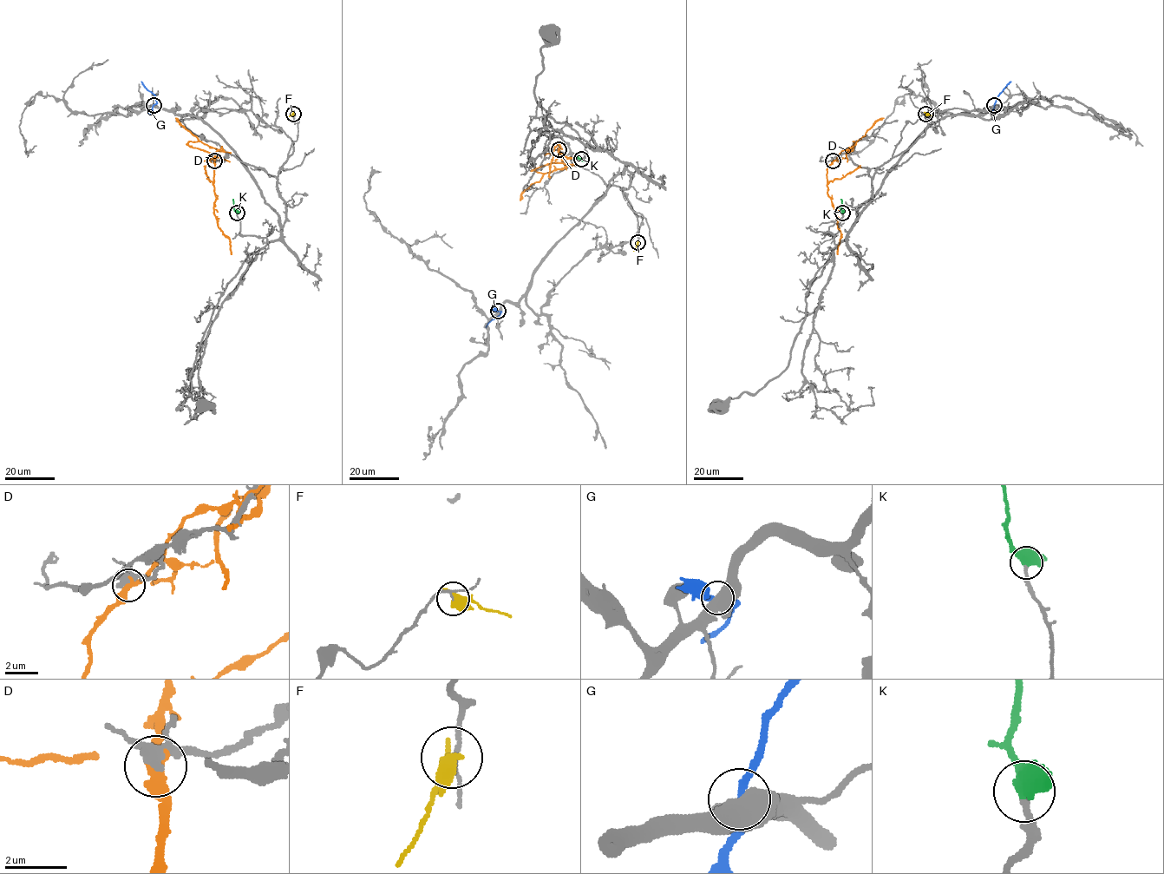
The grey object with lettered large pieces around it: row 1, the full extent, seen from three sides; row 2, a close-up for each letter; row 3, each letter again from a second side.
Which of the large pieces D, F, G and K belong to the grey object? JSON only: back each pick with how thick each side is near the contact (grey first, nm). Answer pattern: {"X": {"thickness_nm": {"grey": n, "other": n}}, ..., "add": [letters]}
{"K": {"thickness_nm": {"grey": 200, "other": 500}}, "add": ["K"]}

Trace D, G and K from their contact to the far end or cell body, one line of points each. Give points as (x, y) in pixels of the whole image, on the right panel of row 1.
D: (833, 161), (841, 151), (850, 151), (857, 141), (853, 141), (846, 152), (846, 161)
G: (994, 105), (997, 97), (1010, 82)
K: (842, 213), (840, 199)

